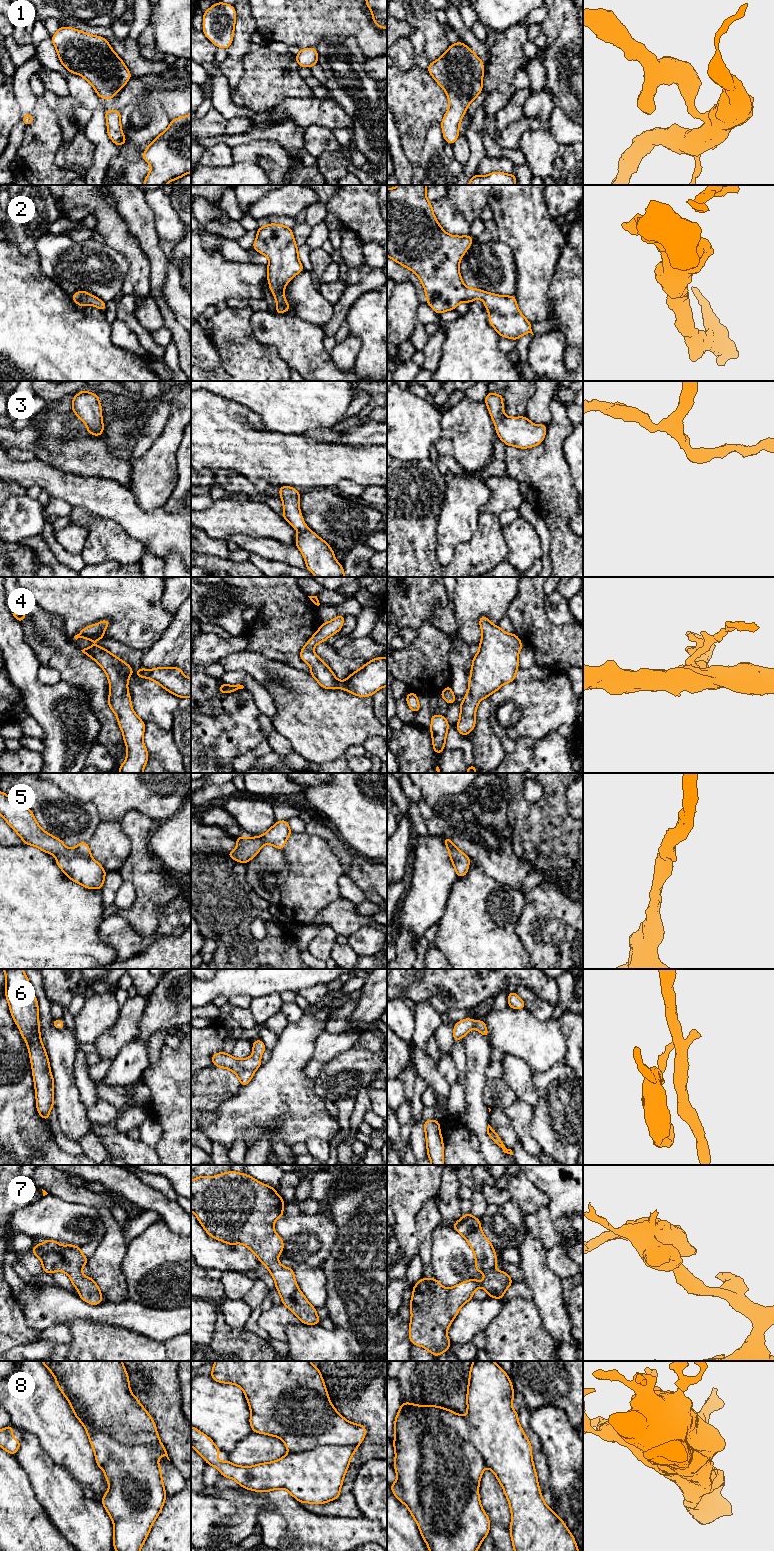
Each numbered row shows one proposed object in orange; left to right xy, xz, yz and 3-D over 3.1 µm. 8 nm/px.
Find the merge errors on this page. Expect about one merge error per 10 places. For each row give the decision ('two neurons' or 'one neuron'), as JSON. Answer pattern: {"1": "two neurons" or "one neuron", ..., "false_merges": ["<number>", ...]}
{"1": "one neuron", "2": "one neuron", "3": "one neuron", "4": "one neuron", "5": "one neuron", "6": "one neuron", "7": "one neuron", "8": "one neuron", "false_merges": []}

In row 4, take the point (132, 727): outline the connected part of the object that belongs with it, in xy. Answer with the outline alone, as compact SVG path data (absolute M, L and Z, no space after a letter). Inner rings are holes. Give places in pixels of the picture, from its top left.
M90 646L81 651L100 665L111 686L108 705L117 716L118 726L122 730L123 740L127 746L127 756L125 762L118 767L119 773L143 773L149 754L143 743L145 722L135 714L131 704L131 695L128 693L128 680L132 674L131 666L101 646Z

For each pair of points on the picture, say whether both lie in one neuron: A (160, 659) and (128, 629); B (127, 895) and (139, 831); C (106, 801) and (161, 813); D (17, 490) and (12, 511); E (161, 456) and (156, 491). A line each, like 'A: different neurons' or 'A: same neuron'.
A: different neurons
B: different neurons
C: same neuron
D: different neurons
E: same neuron

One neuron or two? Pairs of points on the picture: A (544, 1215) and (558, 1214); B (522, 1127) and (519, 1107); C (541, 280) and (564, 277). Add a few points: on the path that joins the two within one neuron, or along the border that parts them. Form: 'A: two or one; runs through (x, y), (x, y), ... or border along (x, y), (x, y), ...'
A: two; border along (547, 1206), (552, 1225), (561, 1236)
B: one; runs through (521, 1122), (521, 1114), (519, 1112)
C: two; border along (560, 257), (549, 290), (549, 300), (552, 303)

